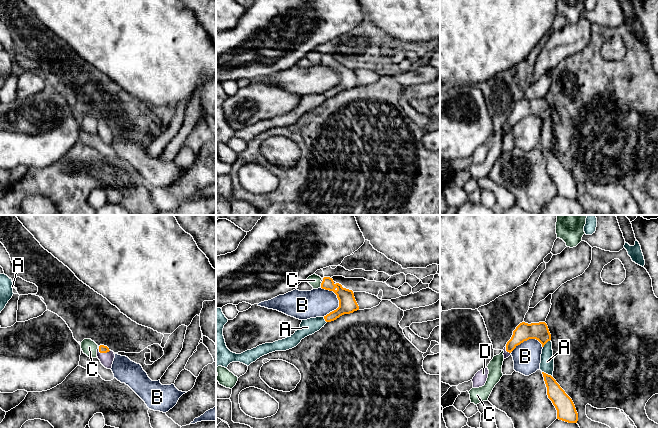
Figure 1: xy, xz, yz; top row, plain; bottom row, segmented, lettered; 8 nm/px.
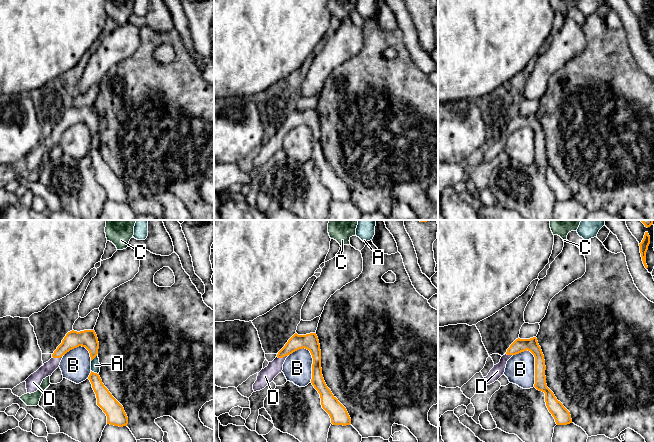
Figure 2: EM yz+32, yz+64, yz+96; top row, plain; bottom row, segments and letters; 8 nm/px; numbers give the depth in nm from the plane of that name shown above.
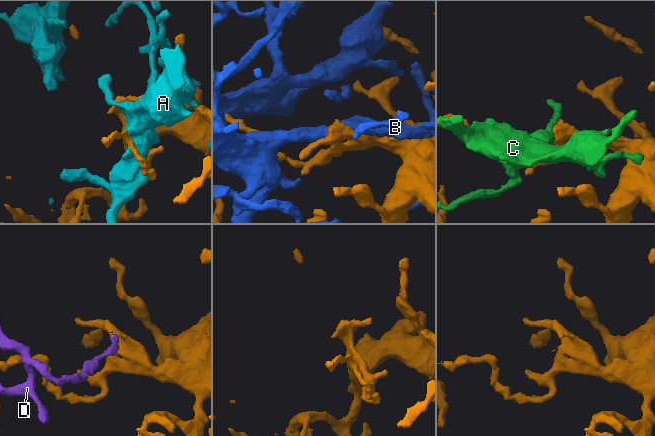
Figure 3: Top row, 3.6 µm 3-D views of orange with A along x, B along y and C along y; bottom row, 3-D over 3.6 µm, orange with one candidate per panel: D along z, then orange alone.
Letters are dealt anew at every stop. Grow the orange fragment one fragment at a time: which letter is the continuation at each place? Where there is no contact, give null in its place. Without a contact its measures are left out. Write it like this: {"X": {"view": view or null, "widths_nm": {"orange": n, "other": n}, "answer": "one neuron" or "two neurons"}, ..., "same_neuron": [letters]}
{"A": {"view": "yz", "widths_nm": {"orange": 140, "other": 110}, "answer": "two neurons"}, "B": {"view": "xz", "widths_nm": {"orange": 140, "other": 220}, "answer": "two neurons"}, "C": {"view": "xz", "widths_nm": {"orange": 140, "other": 100}, "answer": "two neurons"}, "D": {"view": "xy", "widths_nm": {"orange": 60, "other": 110}, "answer": "one neuron"}, "same_neuron": ["D"]}

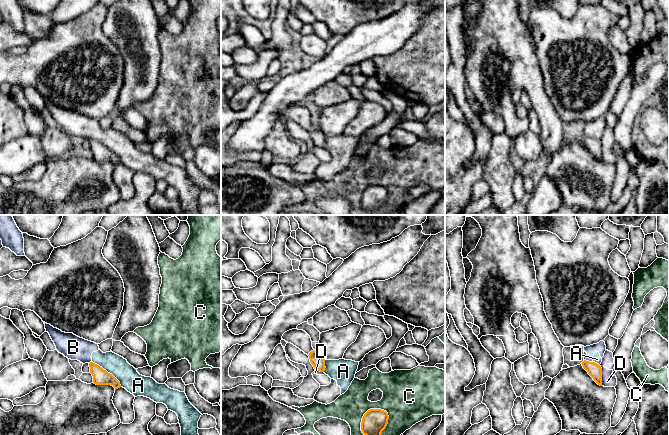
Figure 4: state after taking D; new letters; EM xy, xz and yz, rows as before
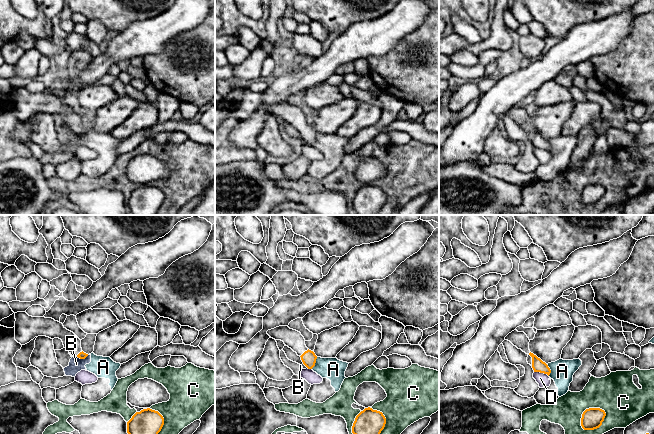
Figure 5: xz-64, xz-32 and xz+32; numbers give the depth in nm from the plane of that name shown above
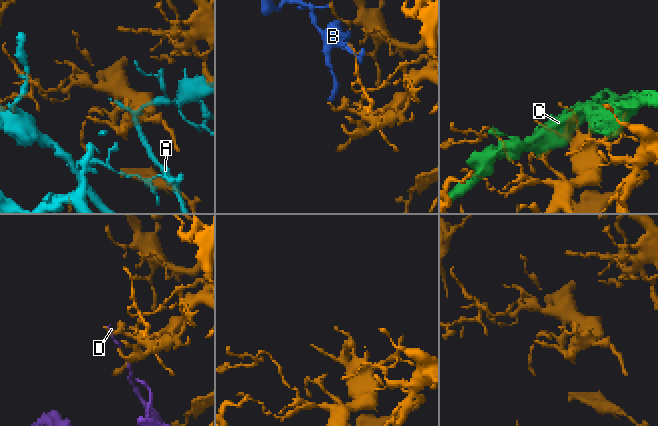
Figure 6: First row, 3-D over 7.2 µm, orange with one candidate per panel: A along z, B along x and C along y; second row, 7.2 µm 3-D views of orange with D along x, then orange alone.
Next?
{"A": {"view": "xy", "widths_nm": {"orange": 130, "other": 170}, "answer": "two neurons"}, "B": {"view": "yz", "widths_nm": {"orange": 110, "other": 90}, "answer": "two neurons"}, "C": {"view": "xz", "widths_nm": {"orange": 200, "other": 240}, "answer": "two neurons"}, "D": {"view": "yz", "widths_nm": {"orange": 110, "other": 110}, "answer": "two neurons"}, "same_neuron": []}

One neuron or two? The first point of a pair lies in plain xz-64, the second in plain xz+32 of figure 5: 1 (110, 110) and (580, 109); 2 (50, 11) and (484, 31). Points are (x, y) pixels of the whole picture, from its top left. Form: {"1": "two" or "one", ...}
{"1": "two", "2": "two"}

